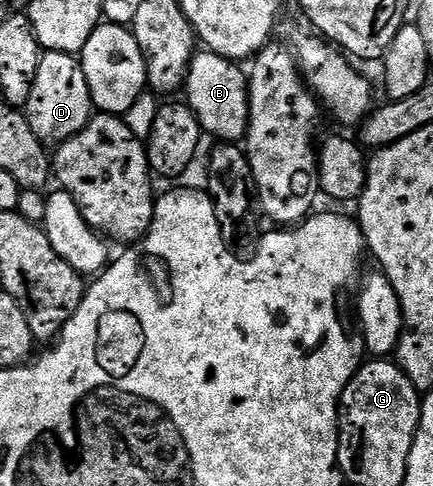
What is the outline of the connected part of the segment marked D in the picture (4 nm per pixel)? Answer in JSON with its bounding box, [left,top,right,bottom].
[25,51,93,147]

